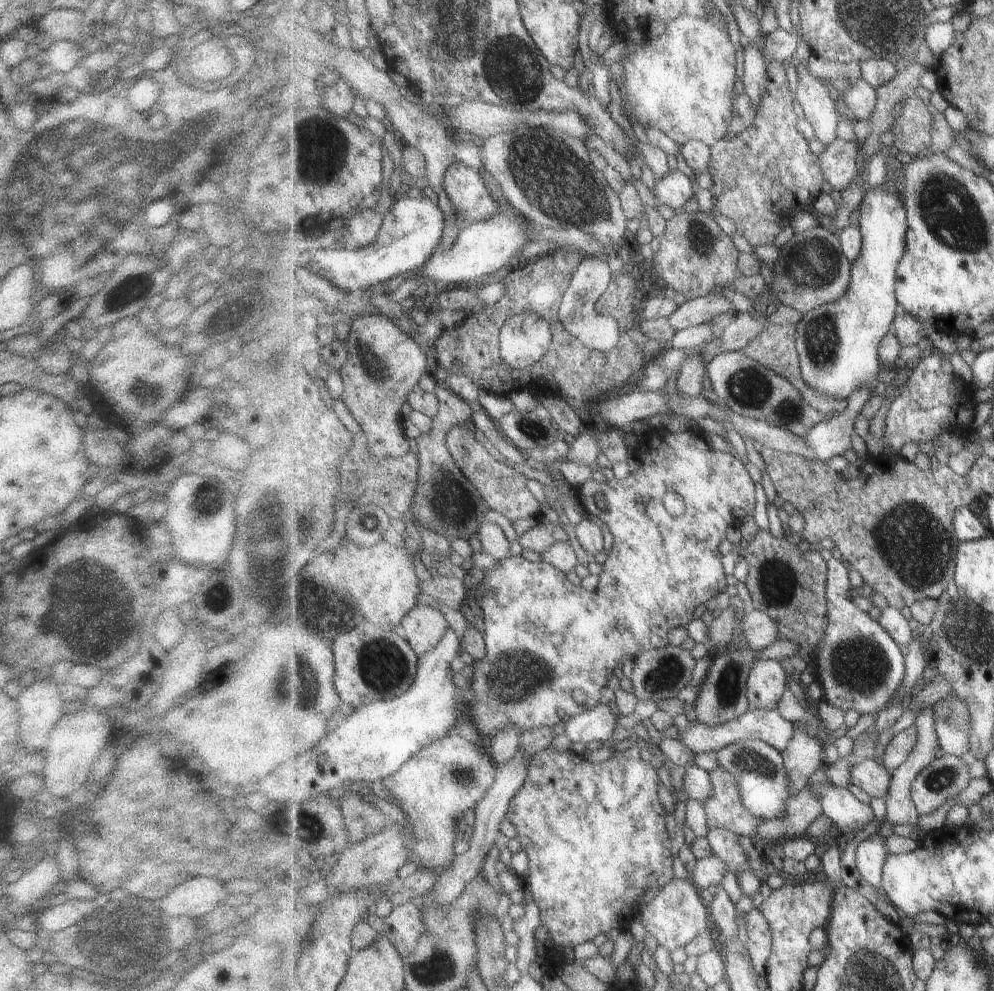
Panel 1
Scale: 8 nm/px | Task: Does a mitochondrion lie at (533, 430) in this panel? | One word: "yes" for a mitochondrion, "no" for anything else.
yes

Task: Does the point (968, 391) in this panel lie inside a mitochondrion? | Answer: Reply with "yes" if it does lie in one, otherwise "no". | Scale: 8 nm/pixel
no

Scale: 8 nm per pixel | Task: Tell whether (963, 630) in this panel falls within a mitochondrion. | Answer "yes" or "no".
yes

